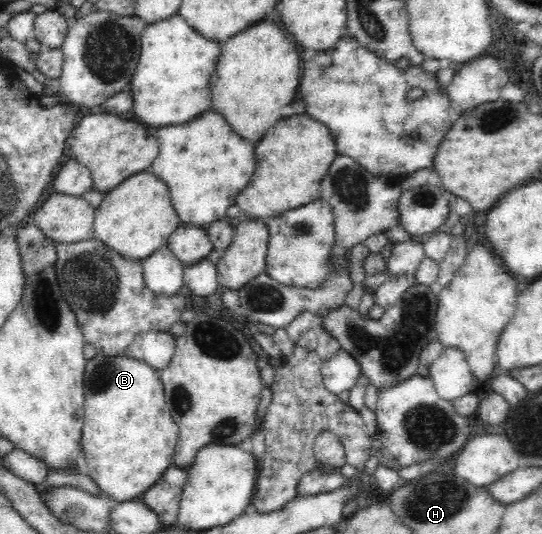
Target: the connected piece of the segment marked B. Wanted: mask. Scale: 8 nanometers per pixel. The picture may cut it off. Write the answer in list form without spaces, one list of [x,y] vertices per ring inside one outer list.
[[[97,354],[84,366],[84,420],[81,431],[81,445],[84,462],[89,475],[99,486],[104,496],[111,496],[116,502],[134,500],[146,492],[172,464],[174,448],[178,442],[178,426],[170,418],[165,404],[165,388],[158,371],[146,362],[127,356]]]

